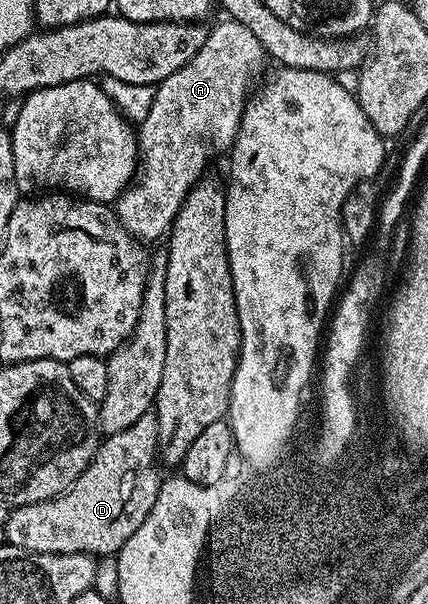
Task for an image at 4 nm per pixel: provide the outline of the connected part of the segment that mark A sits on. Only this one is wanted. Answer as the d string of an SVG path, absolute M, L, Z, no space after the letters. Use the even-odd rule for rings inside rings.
M225 17L222 18L222 23L213 23L209 30L209 36L207 41L204 42L203 47L199 49L197 53L181 69L176 69L175 73L167 77L161 83L157 84L153 93L153 100L151 101L151 109L147 112L147 117L136 128L137 133L137 149L139 152L139 170L136 172L135 178L125 188L120 197L115 200L115 210L117 212L118 219L121 220L122 225L131 232L134 239L140 239L142 241L150 241L149 239L157 239L166 234L172 228L175 217L179 213L179 209L190 188L197 183L198 179L202 178L205 166L208 165L209 159L213 159L216 155L224 156L226 152L232 148L235 137L237 136L237 130L241 127L241 118L245 112L245 105L251 98L251 90L249 86L253 83L253 70L260 65L261 62L266 62L267 56L264 48L261 47L259 41L255 37L255 33L251 33L251 29L247 29L243 25L239 25L234 19Z

